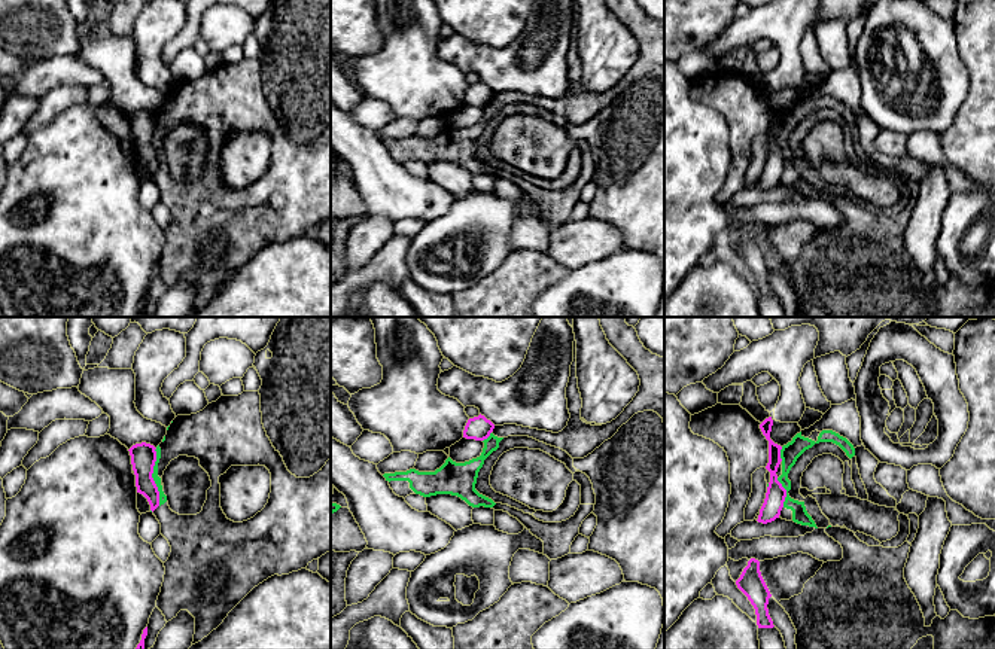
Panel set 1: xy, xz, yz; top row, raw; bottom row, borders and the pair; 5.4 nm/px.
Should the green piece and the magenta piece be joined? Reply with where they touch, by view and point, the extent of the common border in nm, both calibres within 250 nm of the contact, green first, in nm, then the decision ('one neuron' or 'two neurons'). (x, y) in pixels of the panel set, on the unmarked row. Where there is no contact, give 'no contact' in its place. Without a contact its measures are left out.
contact xy (152, 143); length 320 nm; calibres 50 and 140 nm; two neurons

